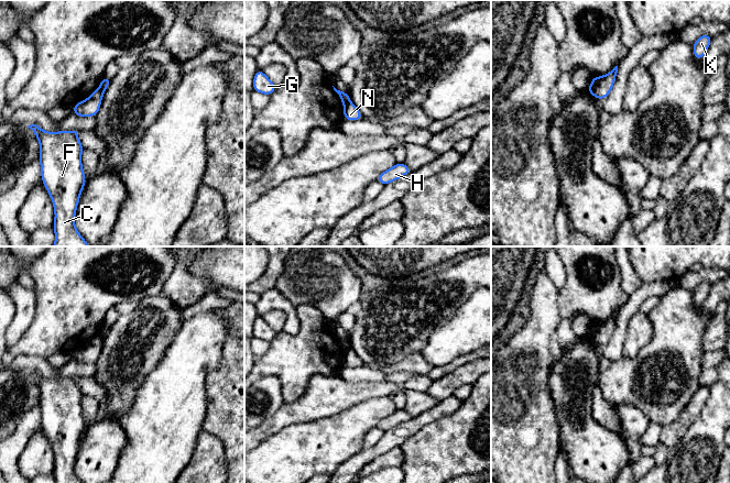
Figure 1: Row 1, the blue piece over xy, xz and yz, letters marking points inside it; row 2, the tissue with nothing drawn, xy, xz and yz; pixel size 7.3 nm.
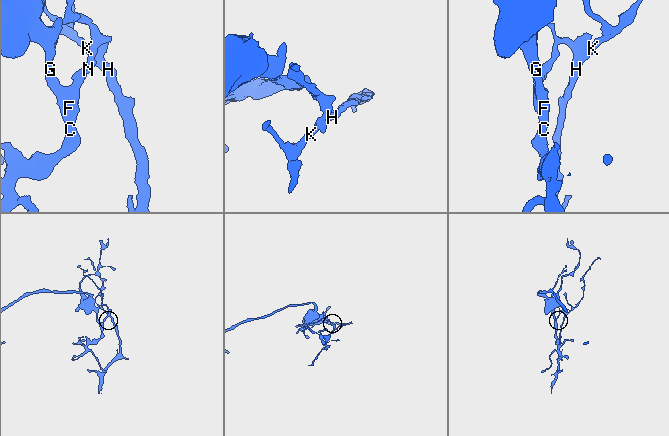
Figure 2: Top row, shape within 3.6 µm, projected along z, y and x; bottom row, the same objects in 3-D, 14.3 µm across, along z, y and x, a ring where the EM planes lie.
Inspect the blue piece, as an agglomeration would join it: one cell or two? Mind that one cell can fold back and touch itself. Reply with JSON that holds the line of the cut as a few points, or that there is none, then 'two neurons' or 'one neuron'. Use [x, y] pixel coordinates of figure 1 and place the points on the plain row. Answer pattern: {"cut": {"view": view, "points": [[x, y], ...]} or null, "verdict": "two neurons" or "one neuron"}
{"cut": {"view": "xz", "points": [[350, 348], [344, 352]]}, "verdict": "two neurons"}

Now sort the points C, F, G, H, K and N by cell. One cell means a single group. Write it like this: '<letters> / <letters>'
C F G / H K N

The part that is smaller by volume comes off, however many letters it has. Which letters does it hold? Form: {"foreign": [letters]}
{"foreign": ["H", "K", "N"]}

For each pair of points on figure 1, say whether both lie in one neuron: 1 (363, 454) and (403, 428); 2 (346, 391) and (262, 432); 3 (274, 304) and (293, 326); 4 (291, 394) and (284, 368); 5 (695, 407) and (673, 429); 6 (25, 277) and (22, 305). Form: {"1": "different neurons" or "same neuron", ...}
{"1": "same neuron", "2": "same neuron", "3": "same neuron", "4": "same neuron", "5": "same neuron", "6": "different neurons"}

